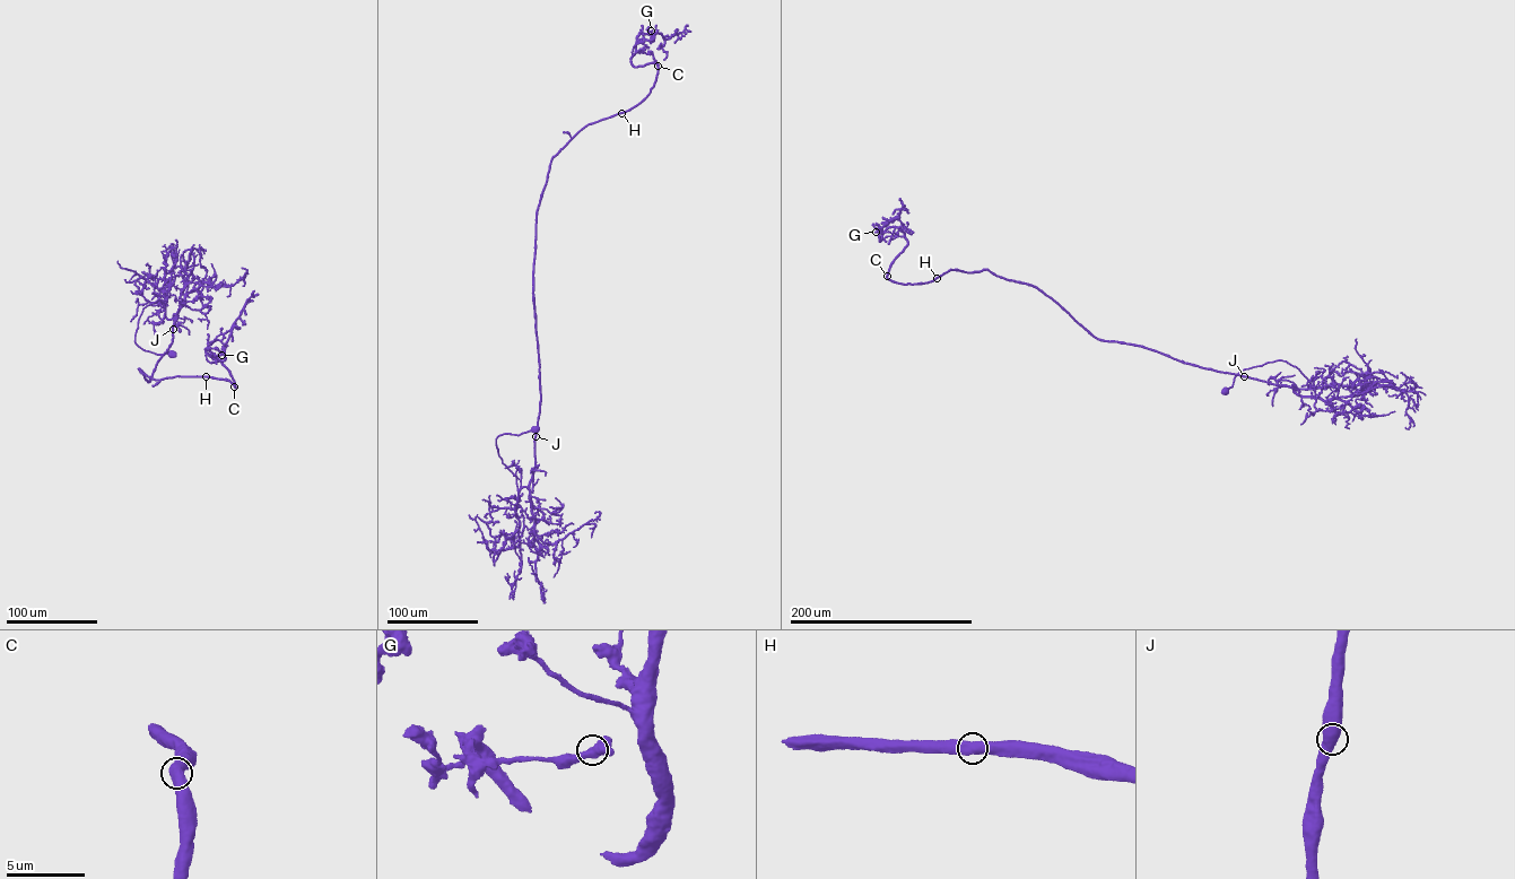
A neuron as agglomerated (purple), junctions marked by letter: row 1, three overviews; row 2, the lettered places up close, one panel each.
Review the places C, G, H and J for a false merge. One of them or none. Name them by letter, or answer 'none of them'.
none of them

